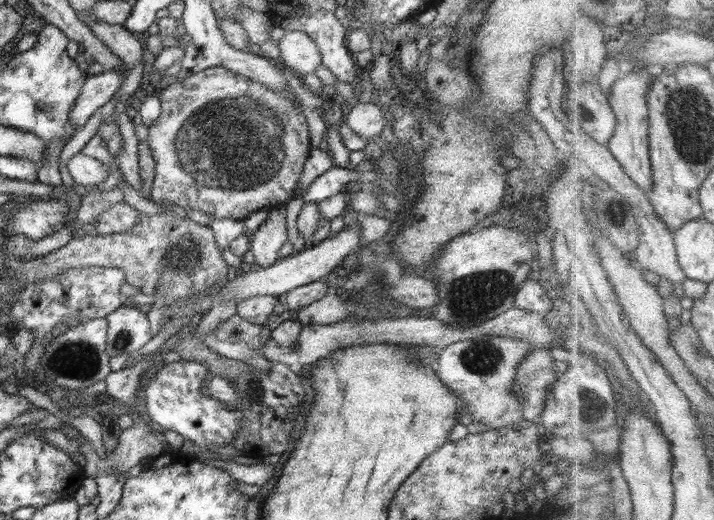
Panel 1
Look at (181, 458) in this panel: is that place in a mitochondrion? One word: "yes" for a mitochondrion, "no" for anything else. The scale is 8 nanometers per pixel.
no

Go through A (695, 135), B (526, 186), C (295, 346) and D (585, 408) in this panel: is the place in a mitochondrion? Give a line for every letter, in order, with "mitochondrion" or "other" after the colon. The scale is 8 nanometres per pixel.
A: mitochondrion
B: other
C: other
D: mitochondrion

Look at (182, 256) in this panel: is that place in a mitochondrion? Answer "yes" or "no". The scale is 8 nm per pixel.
yes

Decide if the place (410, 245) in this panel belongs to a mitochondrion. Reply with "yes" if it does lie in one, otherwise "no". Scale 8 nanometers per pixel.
no

